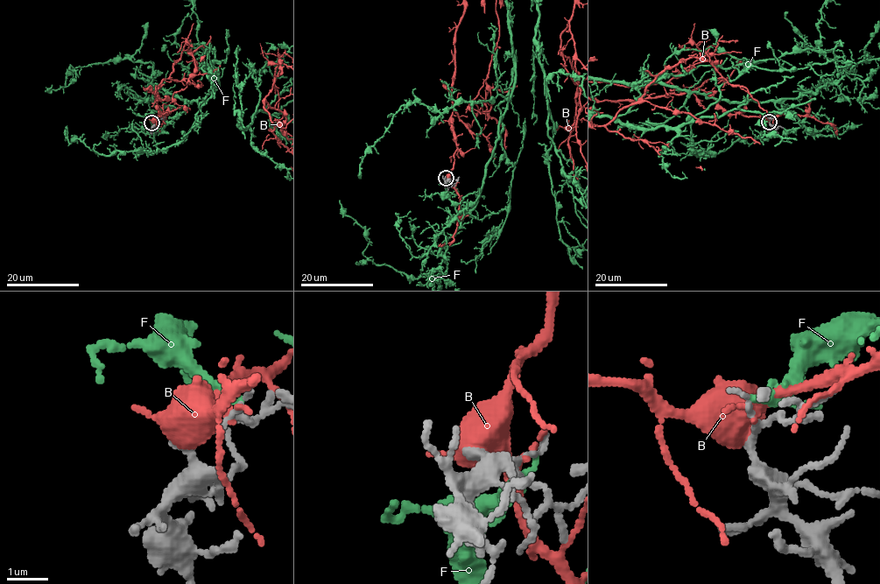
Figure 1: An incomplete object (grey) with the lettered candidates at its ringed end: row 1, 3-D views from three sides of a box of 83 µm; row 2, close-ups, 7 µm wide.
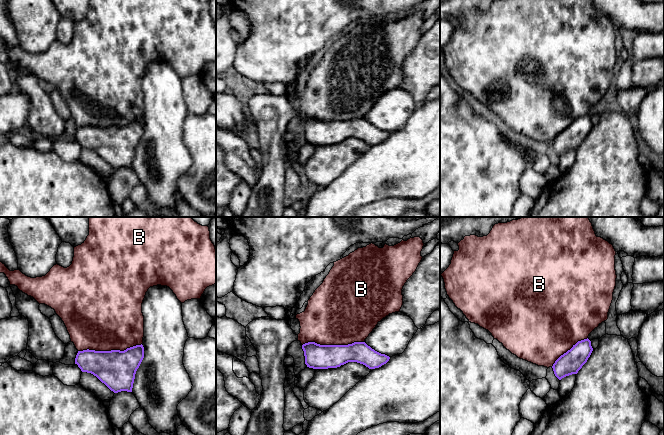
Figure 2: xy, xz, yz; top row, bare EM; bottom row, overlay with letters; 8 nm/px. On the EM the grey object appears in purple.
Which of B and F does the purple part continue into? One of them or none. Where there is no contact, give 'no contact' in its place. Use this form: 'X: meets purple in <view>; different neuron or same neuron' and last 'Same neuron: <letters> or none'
B: meets purple in xy; different neuron
F: no contact; different neuron
Same neuron: none

